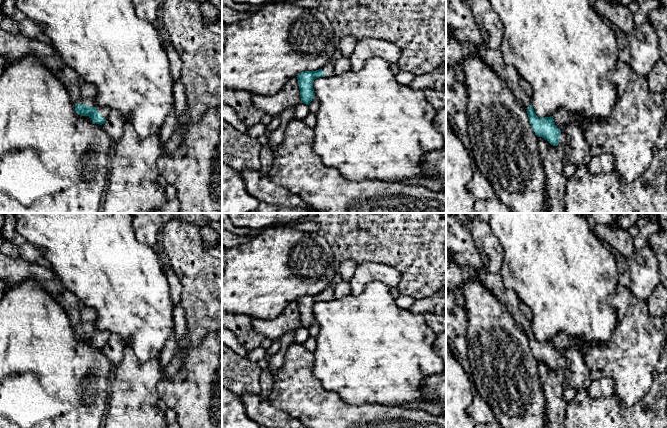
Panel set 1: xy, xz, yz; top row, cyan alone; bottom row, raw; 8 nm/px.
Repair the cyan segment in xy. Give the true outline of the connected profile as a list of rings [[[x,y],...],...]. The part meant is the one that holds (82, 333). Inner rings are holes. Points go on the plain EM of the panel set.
[[[94,319],[88,322],[79,320],[75,328],[75,335],[81,340],[89,340],[93,347],[100,349],[106,346],[110,338],[108,331],[100,331],[95,326]]]

